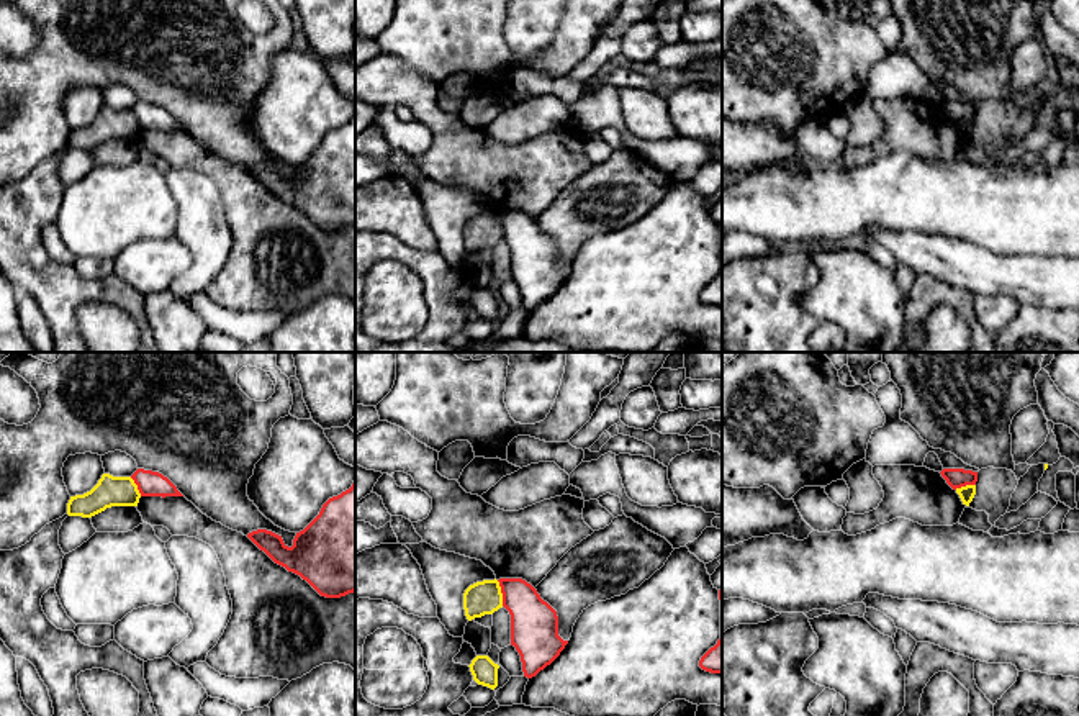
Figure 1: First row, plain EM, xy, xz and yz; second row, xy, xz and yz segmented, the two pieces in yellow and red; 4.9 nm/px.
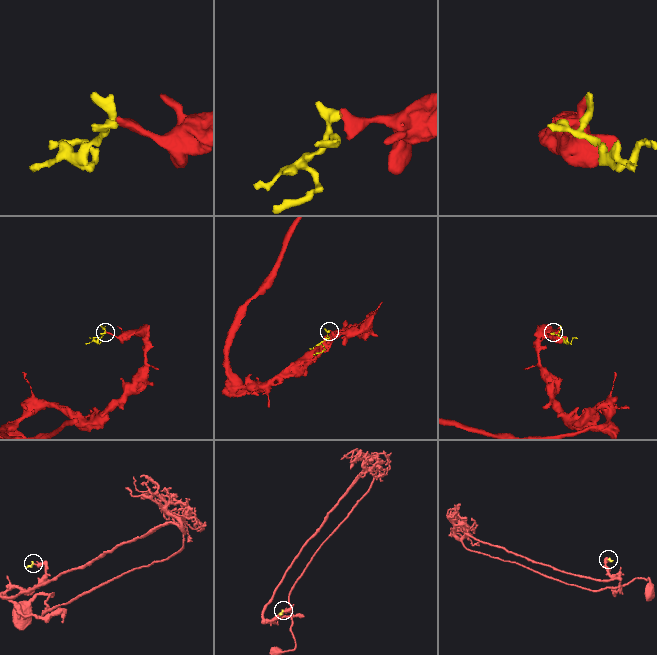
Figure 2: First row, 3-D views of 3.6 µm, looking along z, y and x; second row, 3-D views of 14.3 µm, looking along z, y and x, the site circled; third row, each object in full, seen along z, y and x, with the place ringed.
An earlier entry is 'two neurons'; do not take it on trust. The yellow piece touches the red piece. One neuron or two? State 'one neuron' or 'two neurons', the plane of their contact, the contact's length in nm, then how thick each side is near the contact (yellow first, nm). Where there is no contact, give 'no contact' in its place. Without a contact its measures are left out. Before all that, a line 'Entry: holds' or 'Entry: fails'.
Entry: holds
two neurons; contact in xz; length 130 nm; calibres 160 and 240 nm

